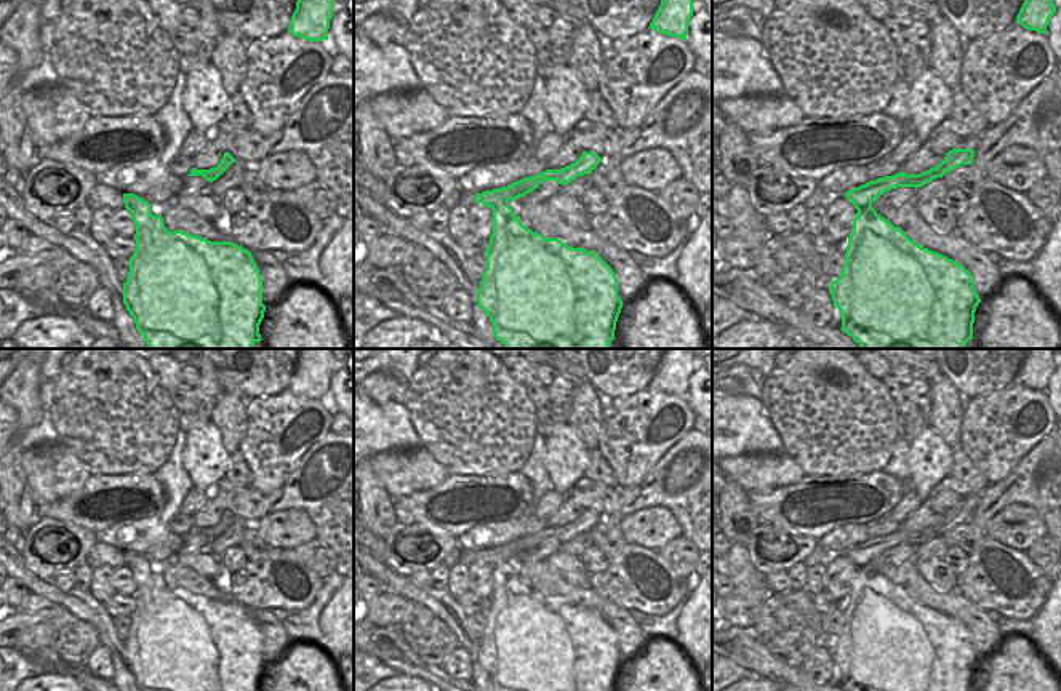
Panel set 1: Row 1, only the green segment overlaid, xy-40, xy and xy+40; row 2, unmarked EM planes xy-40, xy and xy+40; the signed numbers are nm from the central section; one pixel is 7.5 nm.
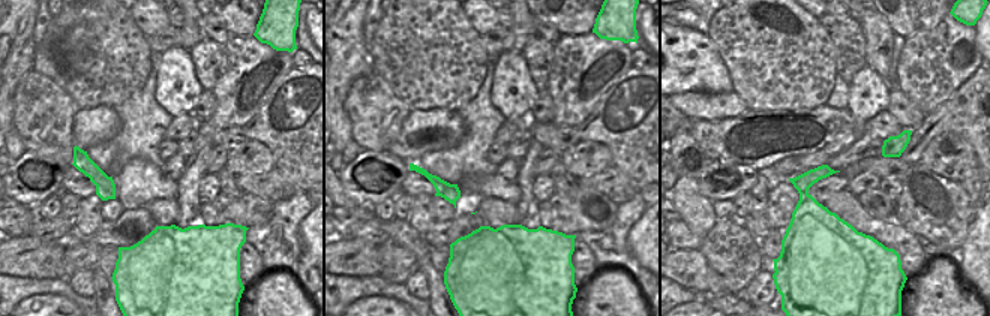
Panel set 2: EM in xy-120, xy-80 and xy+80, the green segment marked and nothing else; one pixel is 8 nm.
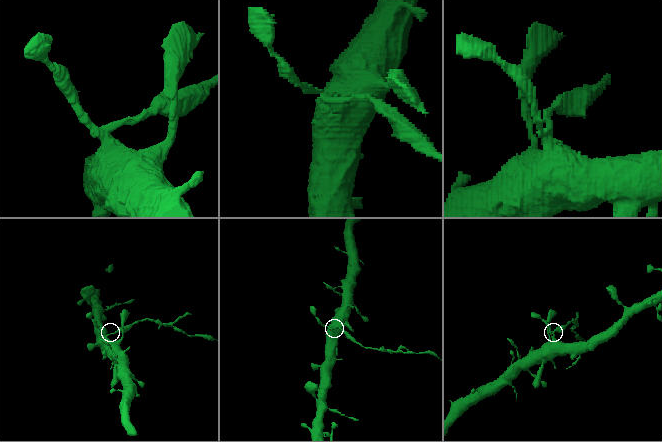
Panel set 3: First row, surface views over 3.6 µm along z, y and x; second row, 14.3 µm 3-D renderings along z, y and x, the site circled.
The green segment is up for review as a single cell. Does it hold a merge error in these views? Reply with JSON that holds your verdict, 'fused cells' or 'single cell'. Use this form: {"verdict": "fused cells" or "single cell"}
{"verdict": "fused cells"}

